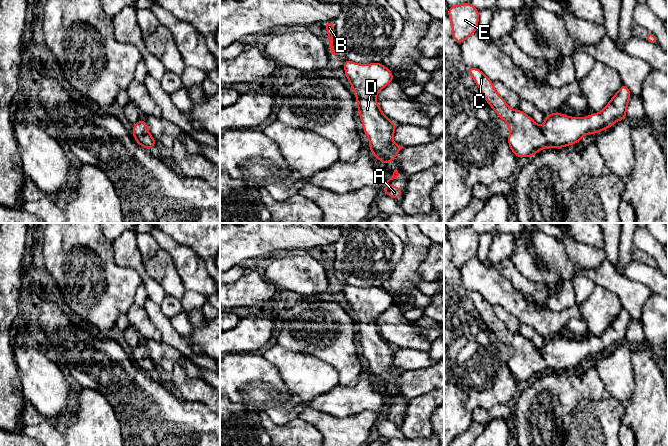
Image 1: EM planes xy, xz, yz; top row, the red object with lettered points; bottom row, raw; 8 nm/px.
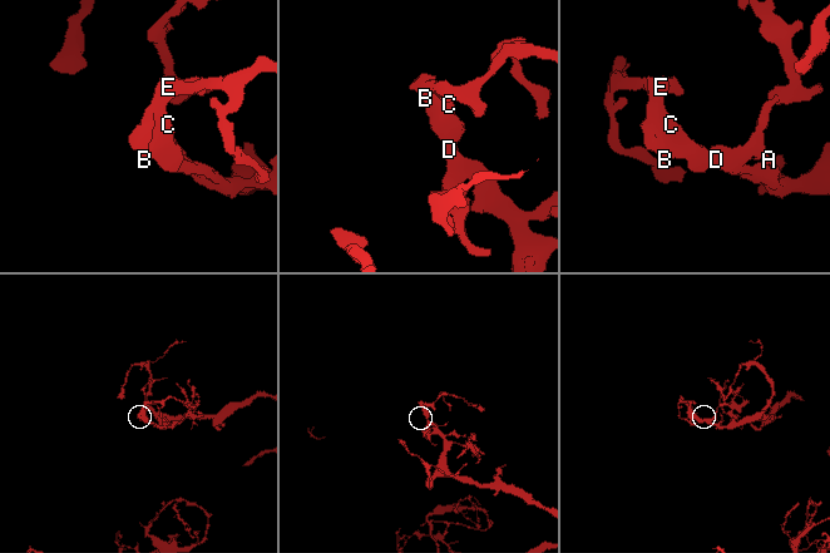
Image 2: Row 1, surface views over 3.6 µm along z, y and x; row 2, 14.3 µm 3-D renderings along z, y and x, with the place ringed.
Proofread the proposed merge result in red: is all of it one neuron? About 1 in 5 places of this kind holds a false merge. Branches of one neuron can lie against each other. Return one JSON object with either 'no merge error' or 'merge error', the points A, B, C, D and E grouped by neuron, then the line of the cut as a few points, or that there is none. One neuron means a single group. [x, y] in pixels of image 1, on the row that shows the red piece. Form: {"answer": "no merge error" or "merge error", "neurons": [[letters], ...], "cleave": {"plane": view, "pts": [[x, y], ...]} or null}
{"answer": "no merge error", "neurons": [["A", "B", "C", "D", "E"]], "cleave": null}

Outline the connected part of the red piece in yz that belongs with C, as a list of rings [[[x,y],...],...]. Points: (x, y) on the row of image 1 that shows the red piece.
[[[466,66],[466,69],[473,77],[488,104],[509,125],[508,145],[516,157],[532,157],[546,147],[560,149],[568,145],[577,144],[584,135],[591,133],[596,135],[598,132],[610,128],[615,122],[626,119],[626,110],[631,93],[624,84],[621,85],[620,89],[600,113],[593,113],[584,118],[577,118],[555,112],[546,115],[544,124],[539,126],[523,111],[511,109],[506,101],[496,92],[492,80],[481,70],[471,66]]]

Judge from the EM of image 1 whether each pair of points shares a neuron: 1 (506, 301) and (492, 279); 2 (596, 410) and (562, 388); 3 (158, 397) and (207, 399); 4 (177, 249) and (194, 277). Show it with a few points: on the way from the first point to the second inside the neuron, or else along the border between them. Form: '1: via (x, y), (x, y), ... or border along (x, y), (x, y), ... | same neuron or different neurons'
1: via (504, 296), (492, 284) | same neuron
2: border along (604, 396), (596, 400), (581, 399), (564, 416) | different neurons
3: border along (179, 396), (188, 400), (199, 401), (206, 406) | different neurons
4: via (182, 256), (192, 270) | same neuron

